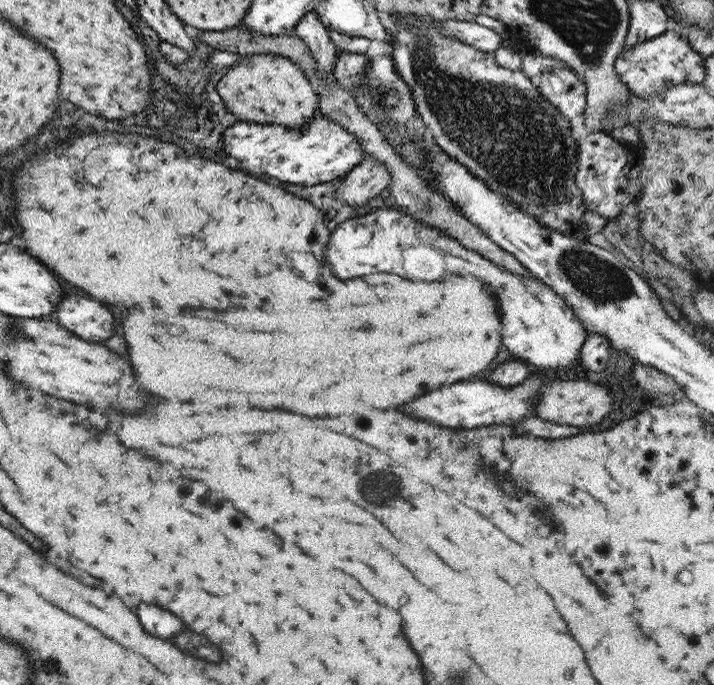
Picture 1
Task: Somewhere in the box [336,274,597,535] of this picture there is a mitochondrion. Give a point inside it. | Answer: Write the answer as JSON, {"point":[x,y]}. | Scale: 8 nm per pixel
{"point":[378,492]}

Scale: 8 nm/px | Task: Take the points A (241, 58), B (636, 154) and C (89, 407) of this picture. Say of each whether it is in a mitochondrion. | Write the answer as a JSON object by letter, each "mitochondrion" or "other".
{"A":"other","B":"other","C":"other"}

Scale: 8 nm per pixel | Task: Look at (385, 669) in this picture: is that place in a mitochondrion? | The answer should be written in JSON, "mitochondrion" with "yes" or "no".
{"mitochondrion":"no"}

